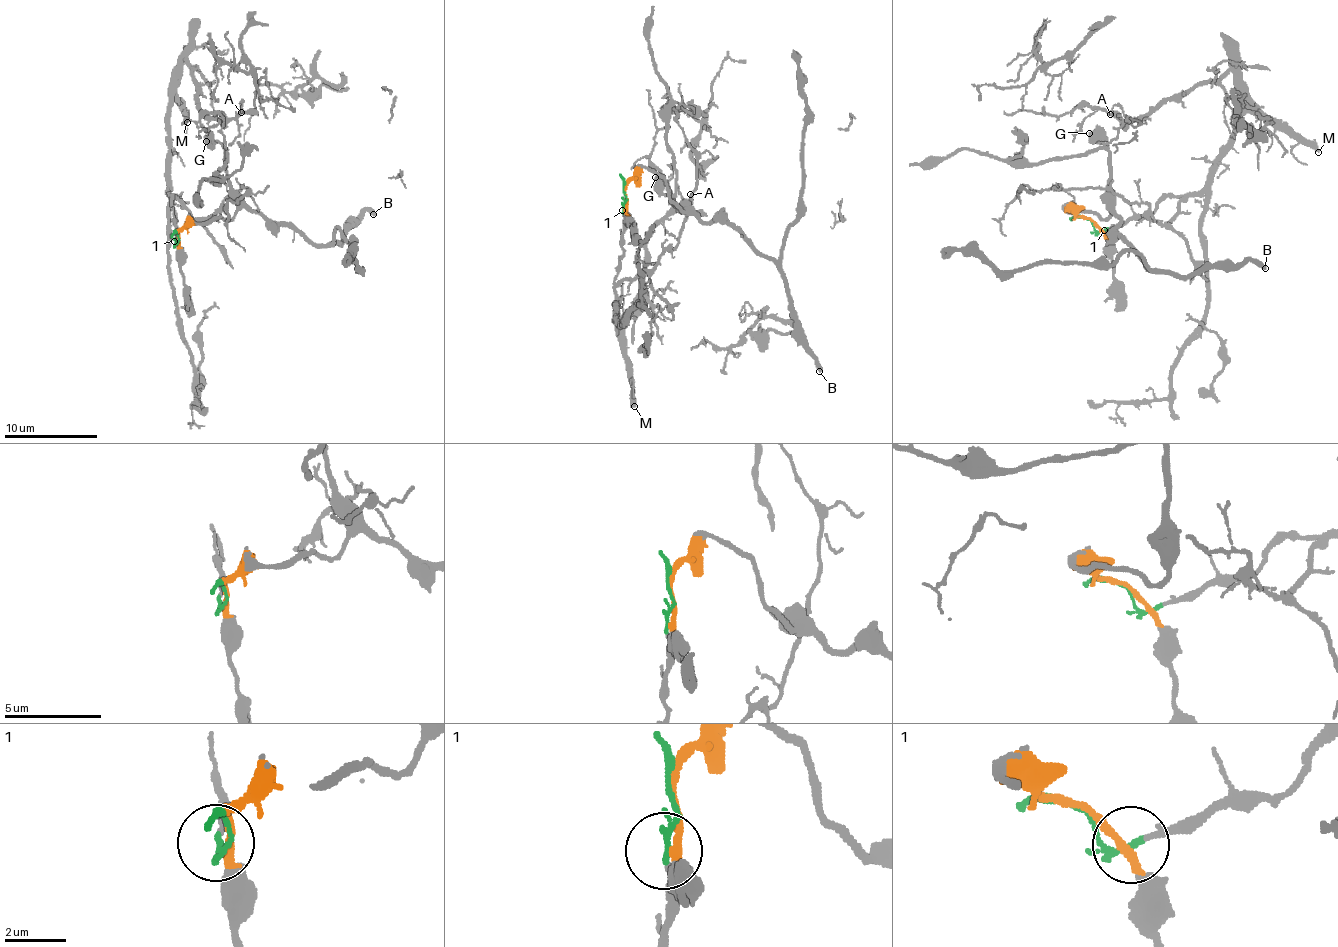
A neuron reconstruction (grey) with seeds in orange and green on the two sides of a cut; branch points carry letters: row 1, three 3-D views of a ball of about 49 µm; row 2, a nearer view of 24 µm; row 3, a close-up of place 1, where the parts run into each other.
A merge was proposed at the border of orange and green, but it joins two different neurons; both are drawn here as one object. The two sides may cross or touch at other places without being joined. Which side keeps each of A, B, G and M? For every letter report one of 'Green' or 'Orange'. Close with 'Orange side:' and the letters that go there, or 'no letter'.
A: Green
B: Orange
G: Orange
M: Green
Orange side: B, G

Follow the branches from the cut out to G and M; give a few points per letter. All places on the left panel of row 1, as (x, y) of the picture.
G: (176, 232), (218, 215), (230, 220), (237, 210), (237, 192), (225, 169), (225, 148), (218, 142), (207, 140)
M: (176, 232), (179, 240), (174, 240), (175, 219), (168, 190), (171, 96), (178, 99), (188, 122)

